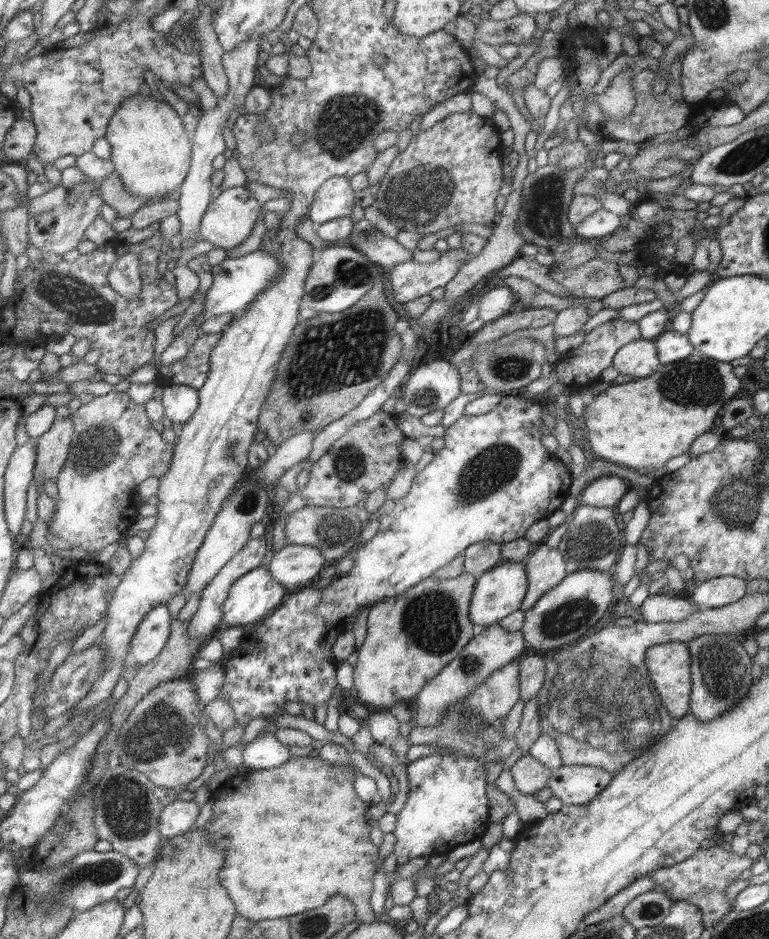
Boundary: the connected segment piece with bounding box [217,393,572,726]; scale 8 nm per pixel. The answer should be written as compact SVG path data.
M514 393L503 394L501 400L497 402L497 406L493 410L486 412L486 414L461 416L451 426L445 429L443 433L443 447L438 451L434 451L432 460L419 473L415 474L405 497L395 501L385 499L383 504L379 506L375 513L376 519L379 522L378 531L367 542L359 543L353 548L350 553L350 556L353 558L353 567L345 575L338 575L327 587L323 587L321 590L313 585L294 590L265 619L248 628L248 631L242 637L242 642L239 644L239 647L235 648L230 656L224 659L221 665L224 671L224 680L222 686L219 688L219 693L217 693L217 698L225 700L231 706L231 710L233 710L235 716L236 726L245 726L253 718L267 719L267 716L275 716L283 712L285 702L299 702L301 705L307 704L307 706L312 707L327 704L329 698L331 698L331 694L334 692L335 686L337 686L335 671L339 662L332 656L333 644L346 628L352 627L354 618L361 609L369 609L371 606L381 602L381 600L385 600L385 598L391 598L391 596L397 596L401 592L409 590L411 586L415 586L423 578L432 576L437 568L445 566L447 562L453 560L459 553L463 553L470 544L489 540L489 542L497 542L497 544L501 545L502 543L511 542L512 540L523 537L525 530L533 522L541 518L547 519L552 512L558 509L561 500L568 495L572 477L561 460L555 454L548 452L540 442L542 435L540 432L540 426L542 425L540 417L542 414L541 407L537 403L532 403L527 397L520 396L519 393Z

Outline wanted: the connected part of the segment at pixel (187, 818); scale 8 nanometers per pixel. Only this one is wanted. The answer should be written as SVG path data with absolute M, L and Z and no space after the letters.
M175 799L159 813L159 834L165 840L189 831L198 814L199 806L193 800Z

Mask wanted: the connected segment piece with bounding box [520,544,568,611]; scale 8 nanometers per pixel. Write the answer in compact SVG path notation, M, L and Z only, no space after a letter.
M546 544L534 546L531 554L521 562L526 570L527 590L520 609L526 611L535 605L539 596L561 582L568 571L558 548L551 548Z

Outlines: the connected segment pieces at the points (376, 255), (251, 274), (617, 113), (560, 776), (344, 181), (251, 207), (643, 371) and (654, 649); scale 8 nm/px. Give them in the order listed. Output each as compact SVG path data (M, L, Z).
M365 219L355 222L347 244L363 253L382 270L391 270L399 264L411 261L409 248L403 248L393 237L383 235Z
M259 249L236 258L226 257L221 264L213 266L209 272L214 282L206 290L202 312L193 318L193 325L200 328L201 323L210 316L225 314L225 312L238 314L245 310L247 304L259 292L263 292L263 289L269 287L282 274L281 266L282 264L271 256L271 253L259 251Z
M623 68L610 79L604 92L592 96L593 101L601 107L602 112L613 120L625 118L635 106L631 76L633 76L633 69Z
M562 764L551 770L546 787L563 805L579 806L593 800L611 778L612 774L601 768Z
M335 176L329 178L327 181L321 184L321 187L317 190L311 205L309 206L308 217L311 220L314 227L321 223L331 221L337 218L349 217L351 209L353 208L353 192L348 188L349 178Z
M244 185L223 190L205 210L199 225L199 240L211 242L215 248L223 248L224 251L235 248L251 234L251 228L259 217L260 205L252 193Z
M639 338L621 346L613 356L612 367L621 376L643 378L655 372L659 366L653 340Z
M670 641L655 644L647 649L644 655L648 678L660 696L661 704L675 719L685 716L689 710L690 701L690 655L685 643Z

